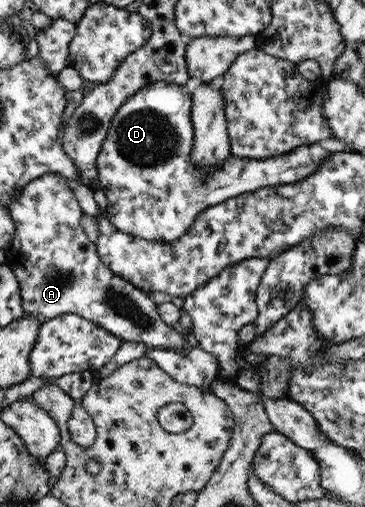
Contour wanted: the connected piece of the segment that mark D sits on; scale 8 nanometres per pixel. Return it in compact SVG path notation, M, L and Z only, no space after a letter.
M153 83L143 86L142 90L136 92L128 101L119 108L118 112L114 115L110 130L106 134L106 140L102 144L102 150L98 154L98 178L94 181L96 185L93 186L94 199L100 208L100 214L104 214L107 220L110 220L115 224L115 228L119 228L124 233L131 233L135 236L143 237L147 240L158 240L166 243L167 241L177 240L180 236L183 236L184 232L193 224L193 221L197 218L197 215L205 208L210 206L221 204L221 202L229 200L234 196L245 194L246 192L254 192L258 188L265 188L267 186L277 186L278 184L291 184L298 180L307 178L312 172L318 170L318 168L326 162L326 160L332 155L332 152L322 148L319 143L304 144L294 148L291 152L285 154L264 158L264 159L242 159L239 157L233 158L229 156L229 162L226 166L215 168L208 175L204 176L204 172L196 167L191 160L192 144L194 143L194 128L191 120L191 107L192 107L192 94L187 91L184 85L177 85L173 83Z

